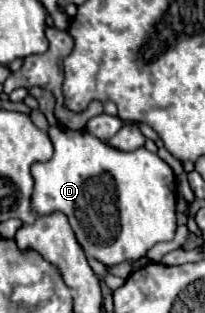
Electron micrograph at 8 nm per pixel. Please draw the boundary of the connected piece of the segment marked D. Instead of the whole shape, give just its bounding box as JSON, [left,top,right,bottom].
[30,124,178,268]

